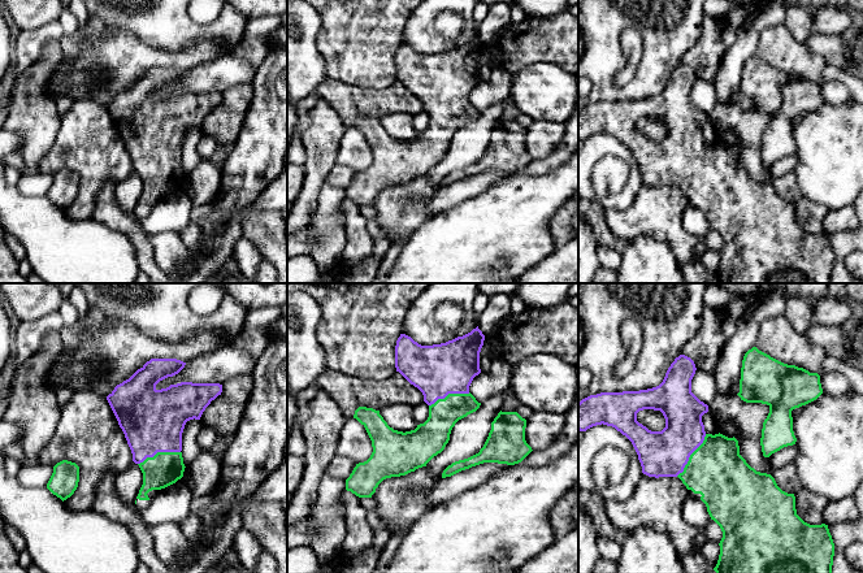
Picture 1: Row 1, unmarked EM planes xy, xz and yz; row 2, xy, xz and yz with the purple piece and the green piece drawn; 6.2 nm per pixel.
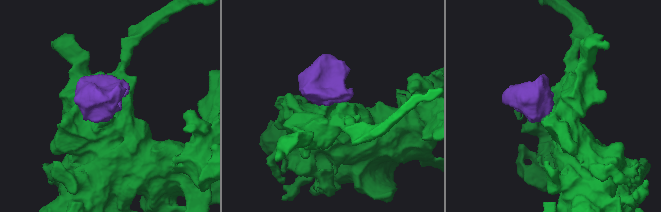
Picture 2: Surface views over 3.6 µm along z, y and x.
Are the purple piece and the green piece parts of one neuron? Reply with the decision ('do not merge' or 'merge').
merge

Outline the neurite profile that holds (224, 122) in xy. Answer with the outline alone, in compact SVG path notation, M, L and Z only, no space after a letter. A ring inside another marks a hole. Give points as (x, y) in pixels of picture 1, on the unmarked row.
M242 83L222 92L222 101L211 110L200 129L220 144L234 143L253 97L252 83Z

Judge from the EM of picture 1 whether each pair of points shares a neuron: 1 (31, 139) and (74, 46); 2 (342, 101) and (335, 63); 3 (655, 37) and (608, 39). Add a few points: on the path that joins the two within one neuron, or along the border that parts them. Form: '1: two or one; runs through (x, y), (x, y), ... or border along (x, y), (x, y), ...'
1: two; border along (59, 42), (65, 53)
2: two; border along (328, 76), (367, 89)
3: one; runs through (644, 29), (632, 25), (623, 25), (620, 27)

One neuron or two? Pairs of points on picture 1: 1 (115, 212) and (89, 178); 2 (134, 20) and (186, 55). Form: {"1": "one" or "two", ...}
{"1": "two", "2": "two"}

